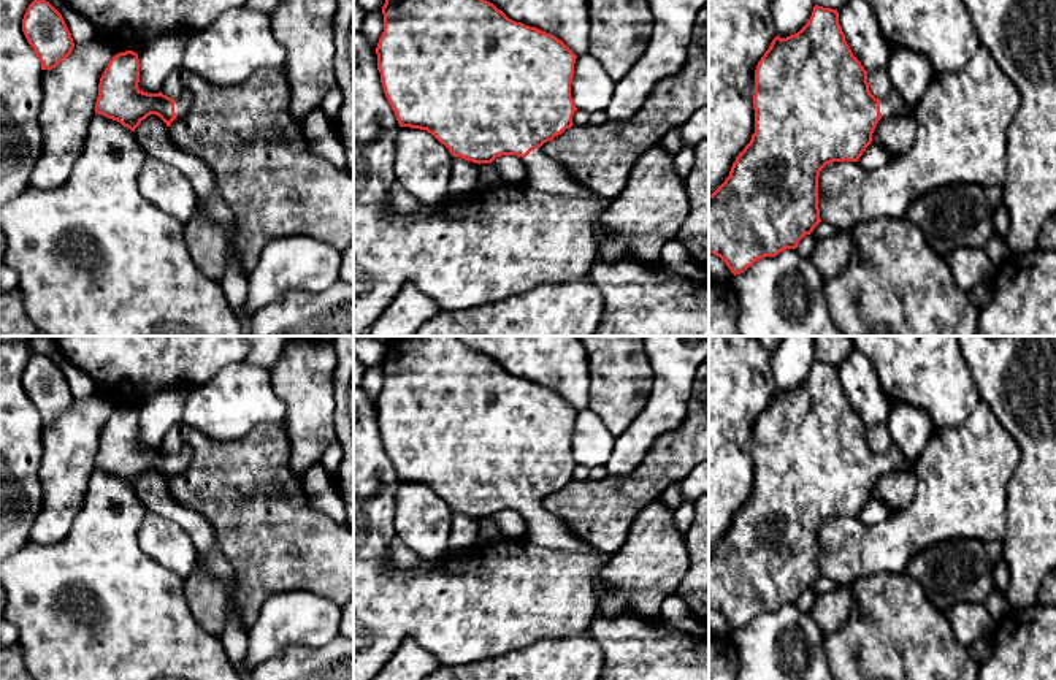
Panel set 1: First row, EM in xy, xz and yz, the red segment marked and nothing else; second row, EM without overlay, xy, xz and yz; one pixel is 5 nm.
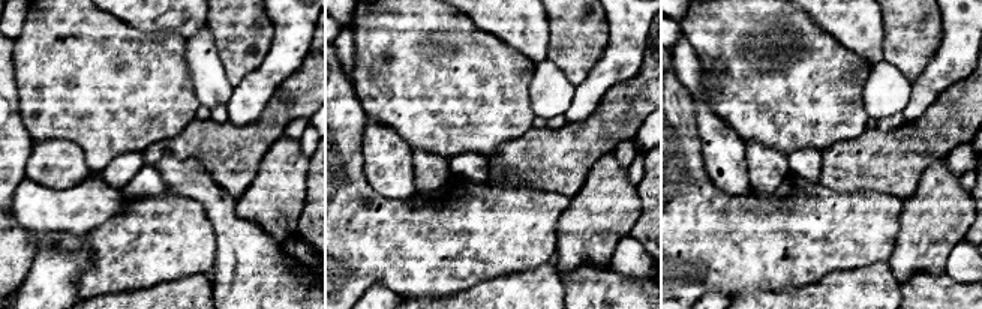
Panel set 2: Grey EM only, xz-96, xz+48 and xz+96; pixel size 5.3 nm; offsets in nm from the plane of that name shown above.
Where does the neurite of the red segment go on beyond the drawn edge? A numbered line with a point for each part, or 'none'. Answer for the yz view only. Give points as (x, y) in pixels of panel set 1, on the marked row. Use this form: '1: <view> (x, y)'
1: yz (891, 105)

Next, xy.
1: xy (184, 102)

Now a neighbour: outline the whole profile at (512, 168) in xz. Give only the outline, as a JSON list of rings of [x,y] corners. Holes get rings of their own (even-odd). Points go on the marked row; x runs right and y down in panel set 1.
[[[501,155],[492,165],[499,171],[506,182],[522,184],[526,182],[526,166],[523,157]]]

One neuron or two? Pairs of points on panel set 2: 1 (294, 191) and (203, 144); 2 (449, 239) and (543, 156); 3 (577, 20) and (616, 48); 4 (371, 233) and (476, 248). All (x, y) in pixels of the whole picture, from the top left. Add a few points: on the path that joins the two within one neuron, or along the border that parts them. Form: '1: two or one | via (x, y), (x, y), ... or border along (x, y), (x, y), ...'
1: two | border along (273, 141), (257, 176), (236, 200)
2: two | border along (488, 182), (496, 186), (525, 186), (541, 191)
3: two | border along (606, 15), (607, 44), (588, 72)
4: one | via (396, 243), (450, 243)

